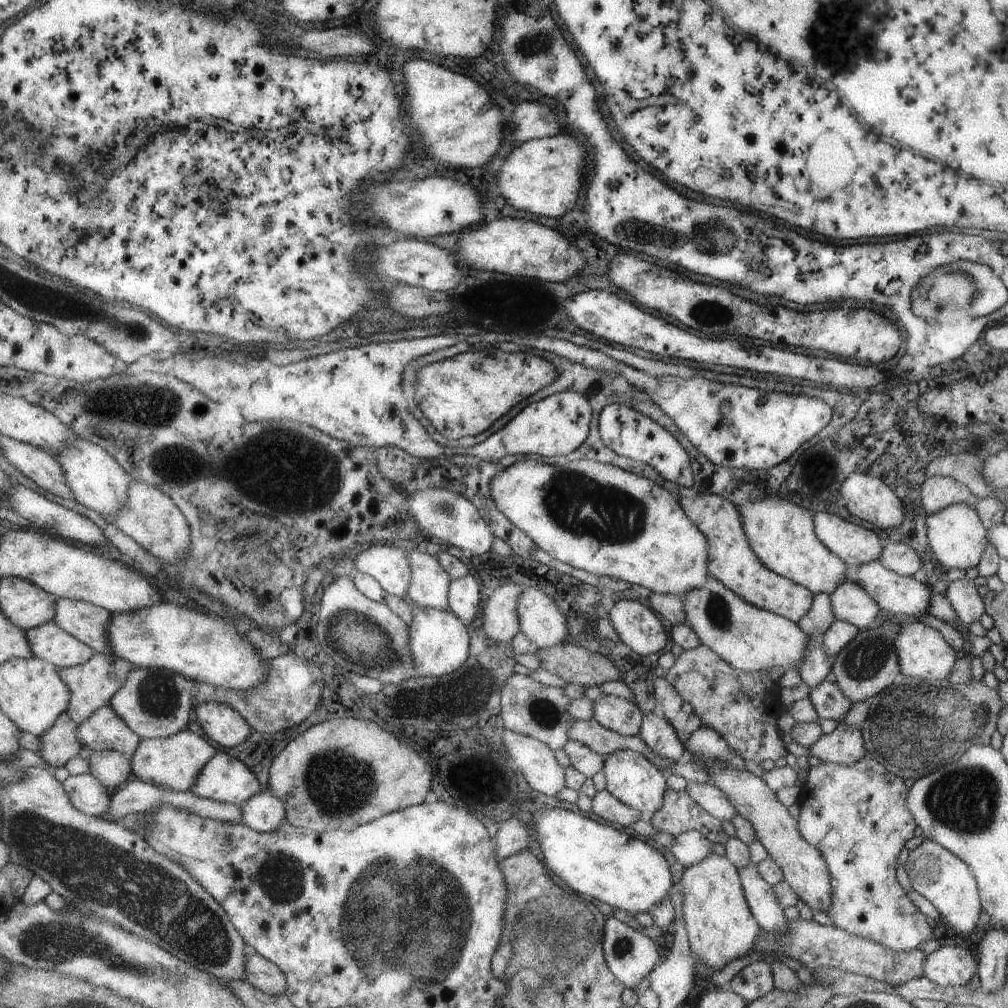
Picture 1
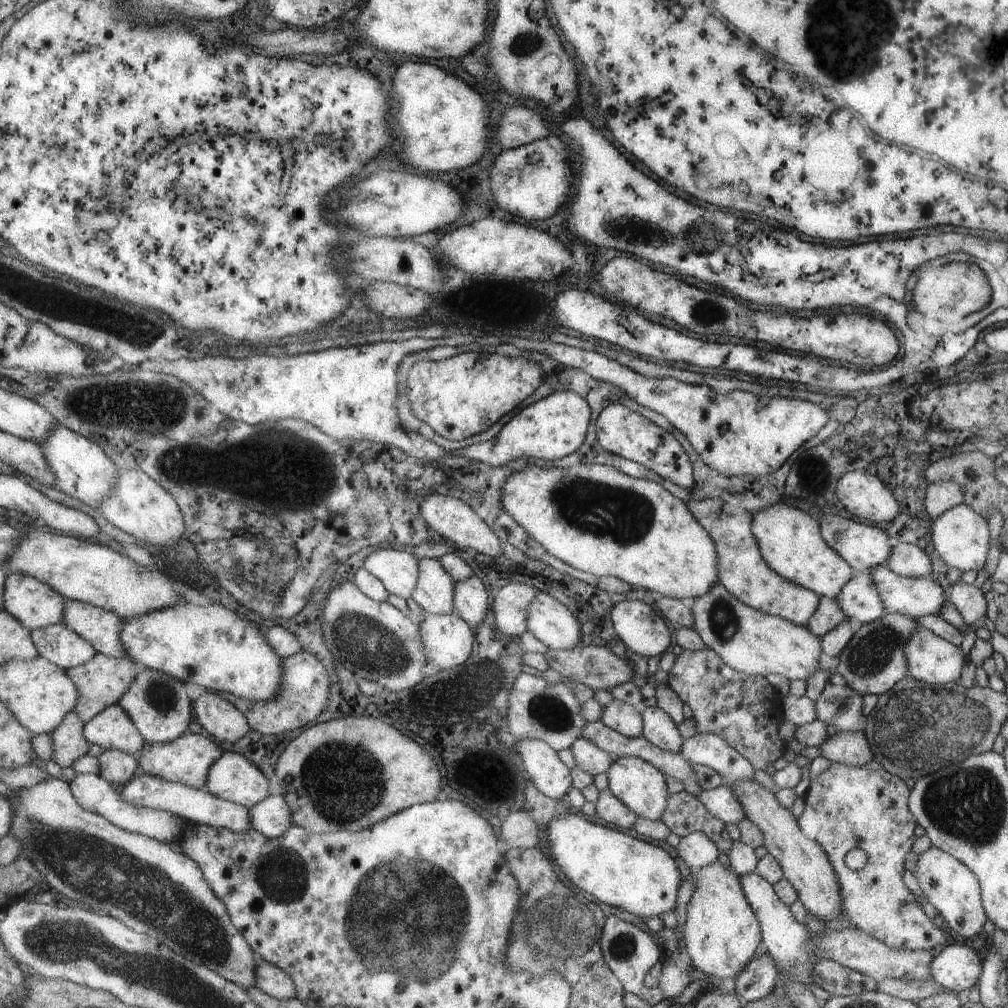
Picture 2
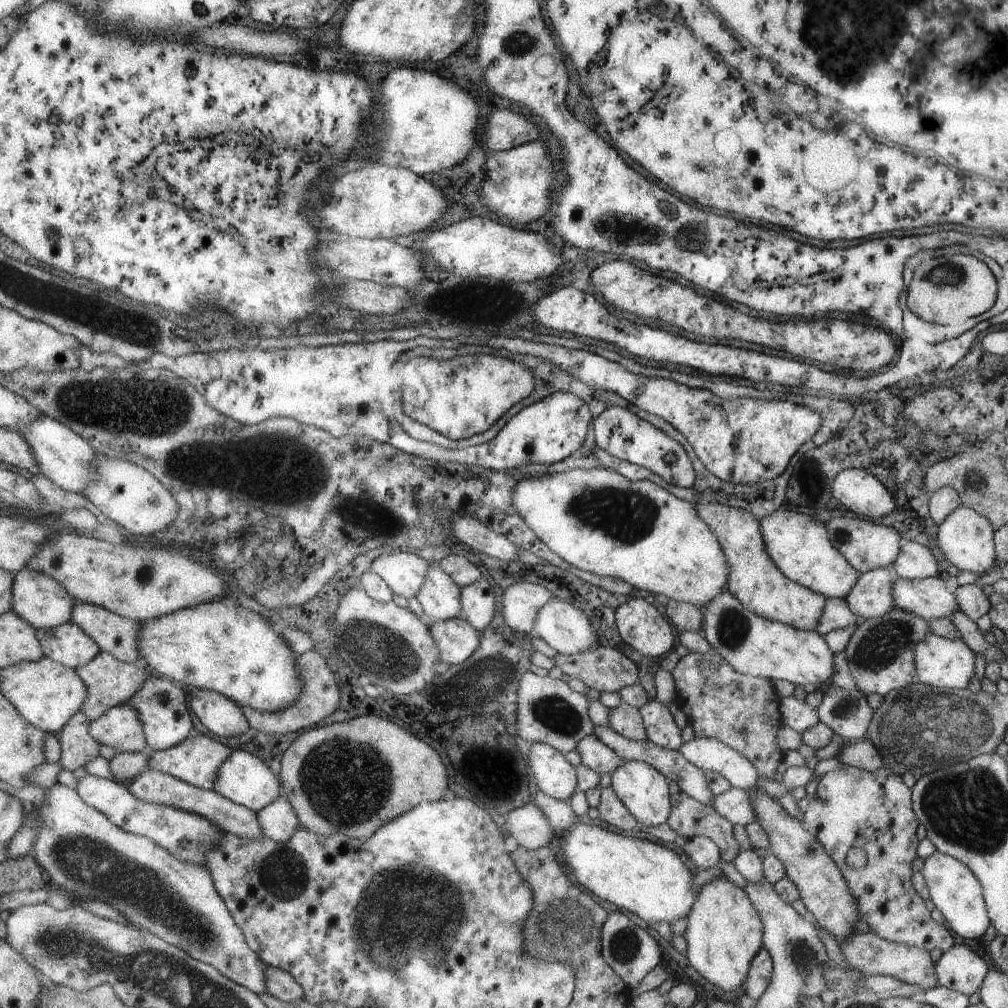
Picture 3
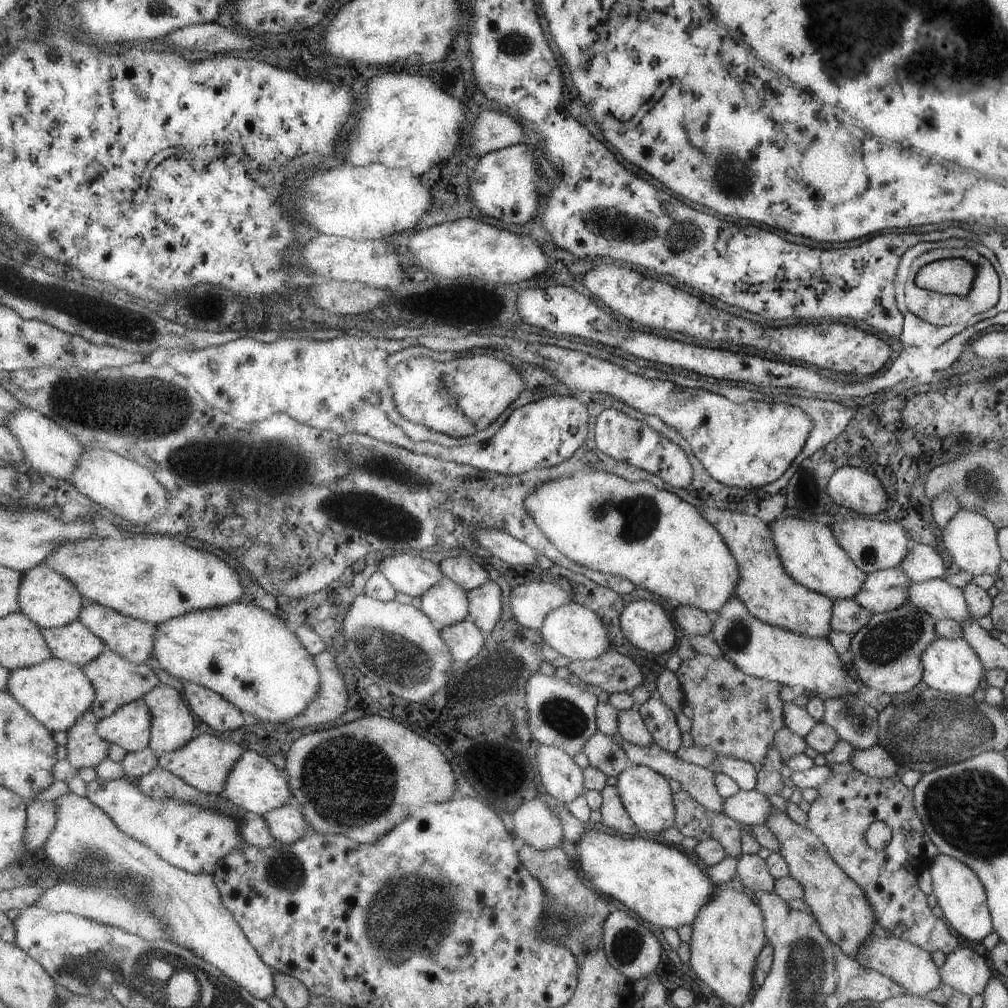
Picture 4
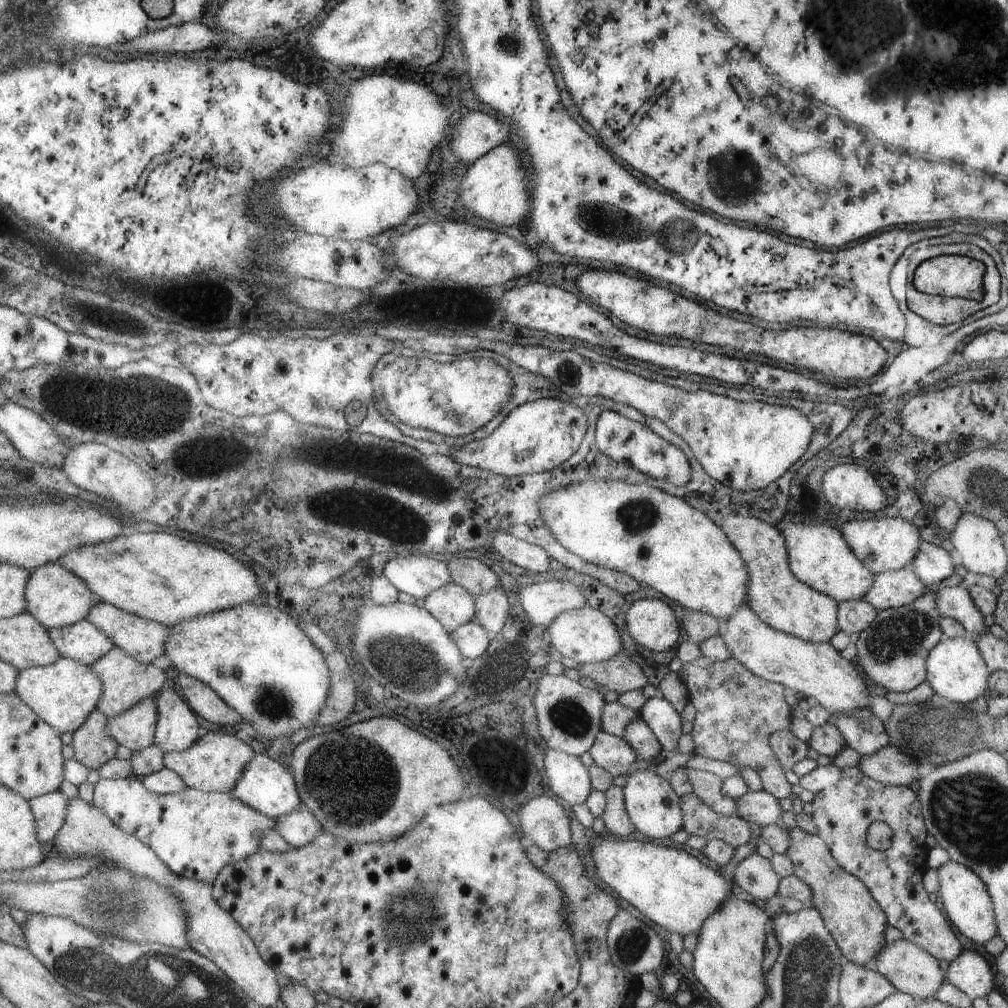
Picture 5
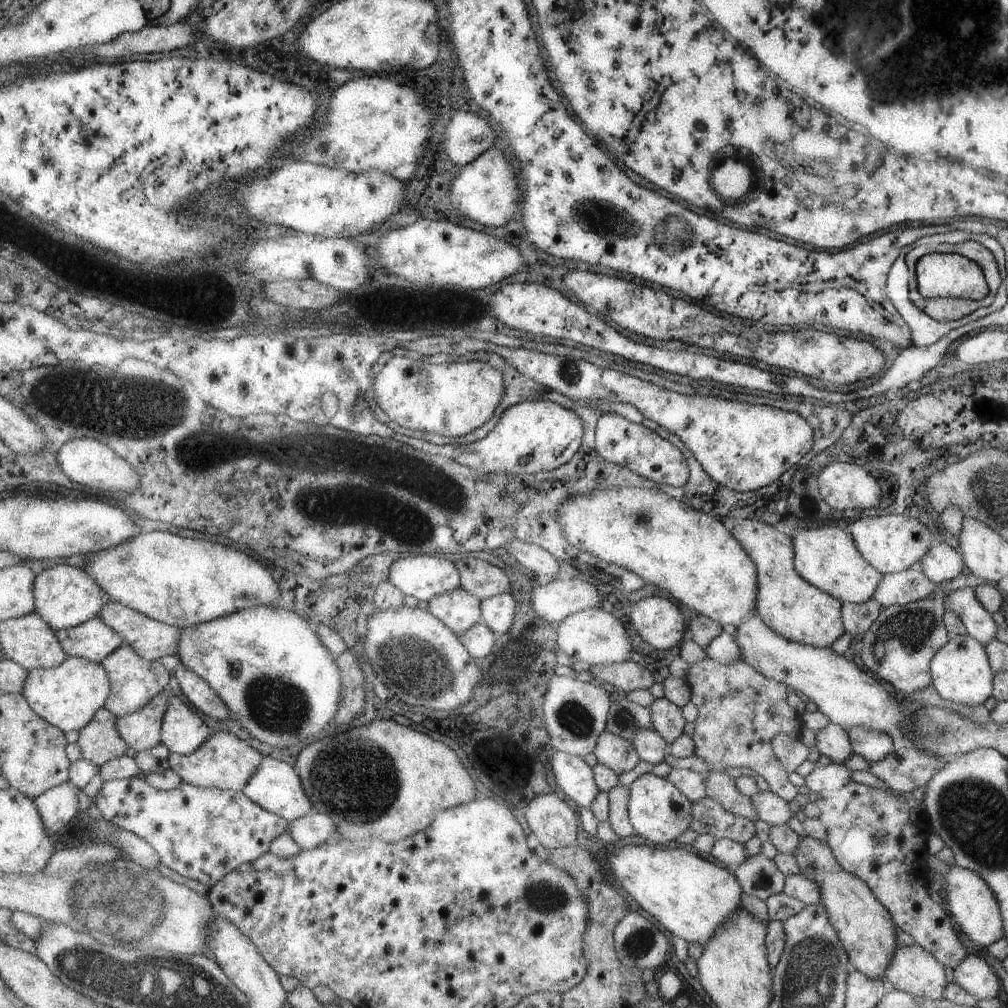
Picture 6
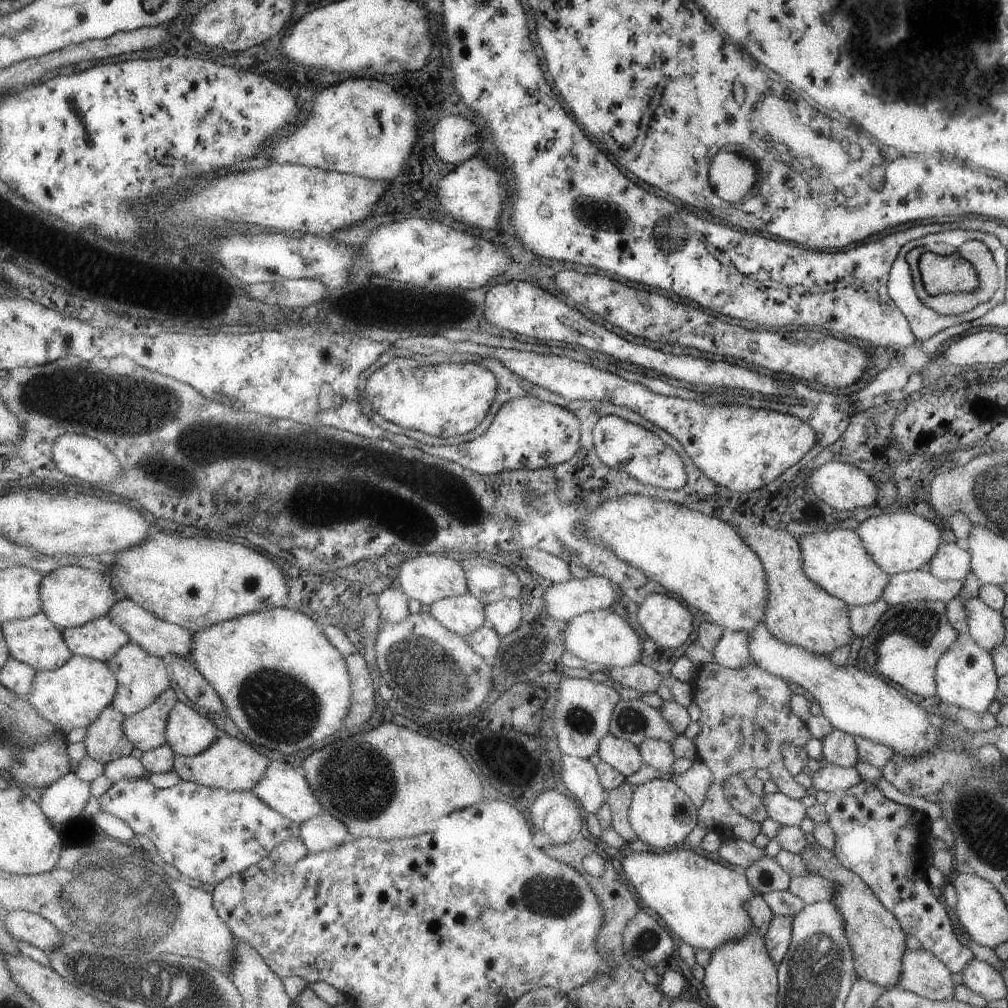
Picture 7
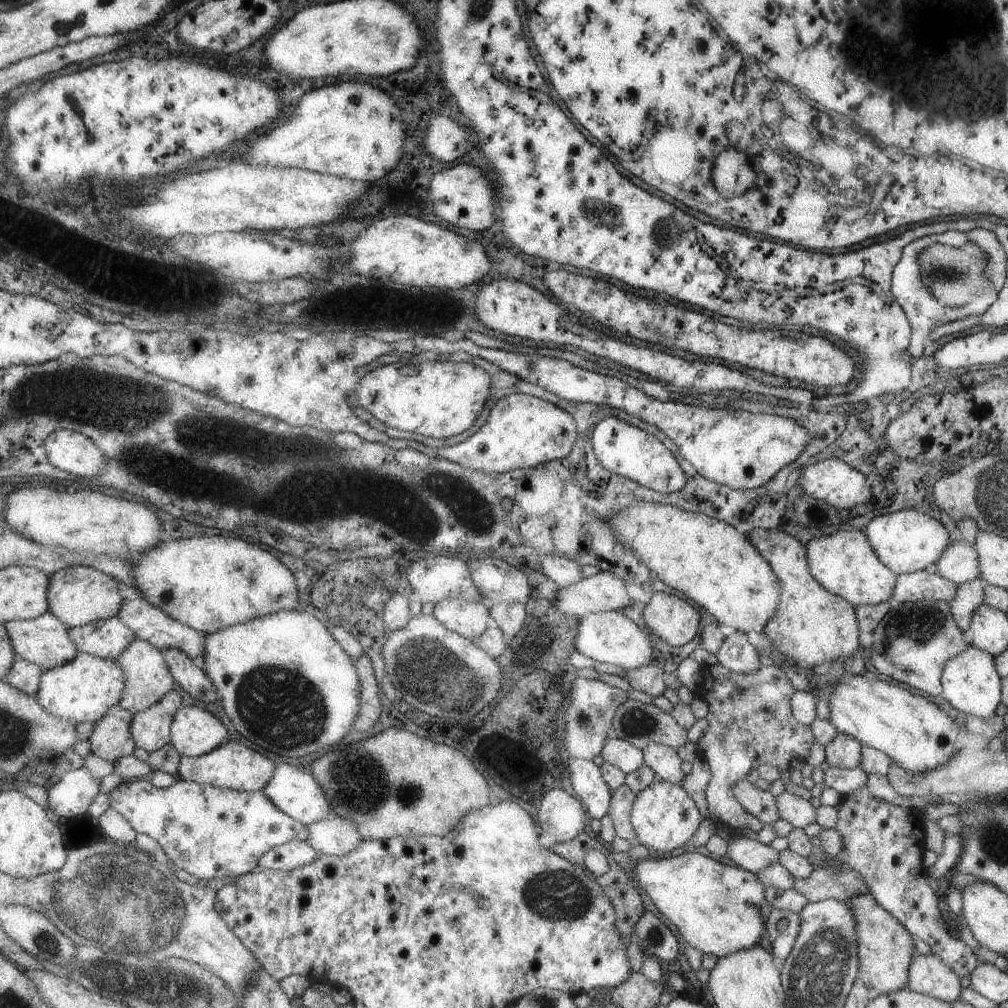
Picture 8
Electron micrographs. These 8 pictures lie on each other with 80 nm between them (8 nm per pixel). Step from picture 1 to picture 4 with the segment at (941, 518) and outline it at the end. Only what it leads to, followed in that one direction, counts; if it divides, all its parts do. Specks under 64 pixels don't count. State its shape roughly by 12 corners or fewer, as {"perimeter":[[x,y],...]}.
{"perimeter":[[957,510],[941,532],[953,563],[970,576],[996,576],[997,530]]}

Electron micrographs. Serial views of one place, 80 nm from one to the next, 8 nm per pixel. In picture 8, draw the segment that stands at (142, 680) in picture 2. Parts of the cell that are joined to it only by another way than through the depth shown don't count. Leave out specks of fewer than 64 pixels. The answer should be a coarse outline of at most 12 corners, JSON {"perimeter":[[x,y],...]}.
{"perimeter":[[205,709],[175,713],[171,744],[180,755],[206,755],[227,726]]}

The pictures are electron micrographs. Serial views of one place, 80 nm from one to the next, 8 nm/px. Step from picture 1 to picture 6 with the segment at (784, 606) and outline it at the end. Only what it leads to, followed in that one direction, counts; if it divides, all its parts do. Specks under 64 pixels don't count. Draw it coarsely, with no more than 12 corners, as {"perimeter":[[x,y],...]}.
{"perimeter":[[719,521],[755,565],[754,610],[784,639],[831,646],[841,603],[796,573],[773,525]]}

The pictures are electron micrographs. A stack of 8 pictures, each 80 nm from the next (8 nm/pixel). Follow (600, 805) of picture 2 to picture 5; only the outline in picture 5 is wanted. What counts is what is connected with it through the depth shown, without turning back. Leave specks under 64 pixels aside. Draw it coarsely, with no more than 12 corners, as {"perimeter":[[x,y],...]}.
{"perimeter":[[612,785],[601,820],[611,837],[634,832],[625,811],[623,792]]}

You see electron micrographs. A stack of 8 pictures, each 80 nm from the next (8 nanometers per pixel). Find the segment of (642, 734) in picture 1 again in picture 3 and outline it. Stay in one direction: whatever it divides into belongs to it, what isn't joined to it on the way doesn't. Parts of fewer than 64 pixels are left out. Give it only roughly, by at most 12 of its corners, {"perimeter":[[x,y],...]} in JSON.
{"perimeter":[[651,699],[638,712],[650,742],[678,750],[681,732],[665,705]]}

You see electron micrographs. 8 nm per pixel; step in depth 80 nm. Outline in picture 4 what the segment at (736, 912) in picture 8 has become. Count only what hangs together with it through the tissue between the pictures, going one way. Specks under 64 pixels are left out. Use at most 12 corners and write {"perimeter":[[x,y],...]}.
{"perimeter":[[587,830],[589,884],[661,929],[691,926],[717,884],[684,852]]}

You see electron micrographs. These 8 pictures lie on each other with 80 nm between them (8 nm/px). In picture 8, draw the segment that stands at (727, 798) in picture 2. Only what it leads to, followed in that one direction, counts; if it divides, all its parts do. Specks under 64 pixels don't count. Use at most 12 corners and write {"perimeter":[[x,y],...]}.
{"perimeter":[[786,791],[774,796],[778,818],[802,829],[814,822],[809,802]]}

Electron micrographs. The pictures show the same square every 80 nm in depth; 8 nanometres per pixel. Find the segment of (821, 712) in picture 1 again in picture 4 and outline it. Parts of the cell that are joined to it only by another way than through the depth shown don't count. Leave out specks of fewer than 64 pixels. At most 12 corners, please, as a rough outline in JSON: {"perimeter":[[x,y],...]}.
{"perimeter":[[857,694],[824,700],[822,722],[853,749],[877,740],[878,712]]}

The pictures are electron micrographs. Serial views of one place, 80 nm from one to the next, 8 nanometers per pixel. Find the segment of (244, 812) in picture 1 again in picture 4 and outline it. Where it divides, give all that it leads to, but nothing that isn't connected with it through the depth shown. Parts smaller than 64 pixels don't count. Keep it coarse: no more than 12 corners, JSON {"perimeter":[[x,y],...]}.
{"perimeter":[[294,798],[262,818],[276,843],[310,831]]}

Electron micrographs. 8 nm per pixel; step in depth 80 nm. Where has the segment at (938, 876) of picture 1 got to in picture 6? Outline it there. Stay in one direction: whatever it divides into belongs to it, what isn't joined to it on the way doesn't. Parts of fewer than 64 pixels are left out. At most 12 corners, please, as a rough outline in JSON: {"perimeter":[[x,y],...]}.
{"perimeter":[[951,865],[947,913],[982,948],[1002,938],[997,901],[976,873]]}

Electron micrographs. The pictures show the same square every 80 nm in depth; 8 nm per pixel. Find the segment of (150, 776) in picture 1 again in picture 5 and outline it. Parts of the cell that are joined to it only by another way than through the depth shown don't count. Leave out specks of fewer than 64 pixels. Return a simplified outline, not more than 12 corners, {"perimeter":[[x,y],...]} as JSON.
{"perimeter":[[204,732],[165,753],[192,788],[227,793],[255,752],[233,735]]}

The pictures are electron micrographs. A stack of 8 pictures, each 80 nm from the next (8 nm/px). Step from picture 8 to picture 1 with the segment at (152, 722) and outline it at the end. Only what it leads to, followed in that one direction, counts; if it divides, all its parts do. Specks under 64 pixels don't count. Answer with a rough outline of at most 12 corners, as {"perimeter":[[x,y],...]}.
{"perimeter":[[110,705],[79,725],[93,752],[131,758],[143,740]]}

